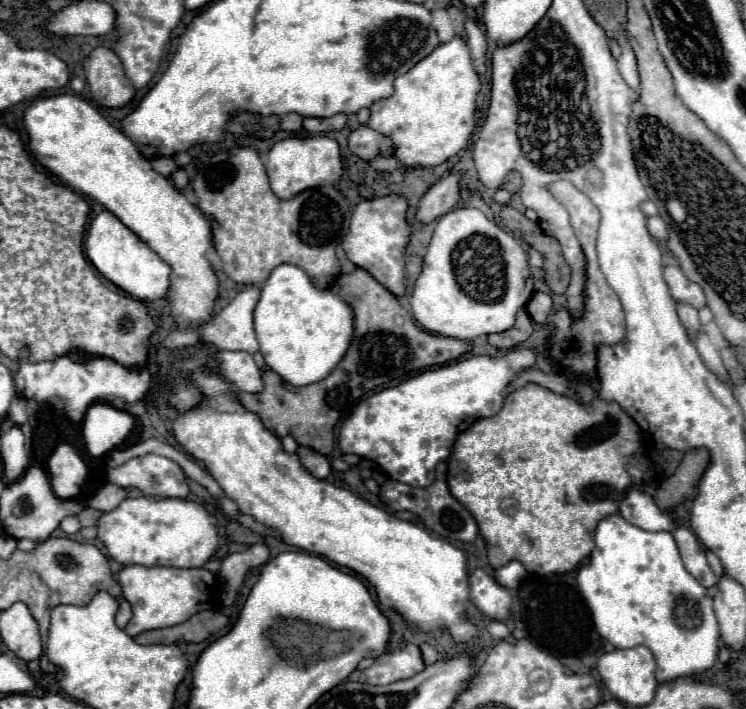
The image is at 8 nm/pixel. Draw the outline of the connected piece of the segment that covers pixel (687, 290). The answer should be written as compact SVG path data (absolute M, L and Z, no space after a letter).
M666 266L664 276L666 276L666 284L670 288L670 294L676 302L690 304L694 308L702 308L706 304L702 288L698 284L690 282L678 266Z

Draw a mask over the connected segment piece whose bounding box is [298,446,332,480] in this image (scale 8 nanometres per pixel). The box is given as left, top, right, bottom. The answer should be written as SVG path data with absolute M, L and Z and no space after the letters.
M298 448L298 456L300 456L300 460L302 460L302 466L314 476L314 478L318 478L318 480L324 480L324 478L328 478L328 474L332 472L332 466L330 466L330 462L328 462L328 458L326 456L322 456L322 454L318 454L318 452L314 452L312 448Z

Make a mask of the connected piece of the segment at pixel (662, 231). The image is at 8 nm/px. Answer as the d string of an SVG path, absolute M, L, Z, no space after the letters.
M660 216L648 218L648 232L650 232L656 240L660 240L660 242L668 240L668 228L666 228L666 224L664 224L664 220L662 220Z

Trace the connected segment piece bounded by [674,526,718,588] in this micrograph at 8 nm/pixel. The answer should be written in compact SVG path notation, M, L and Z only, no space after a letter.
M678 526L674 530L674 540L678 544L680 556L684 560L686 570L706 588L714 586L718 582L716 574L712 572L712 568L706 562L706 550L704 546L698 542L698 538L694 536L692 530L688 530L686 526Z

